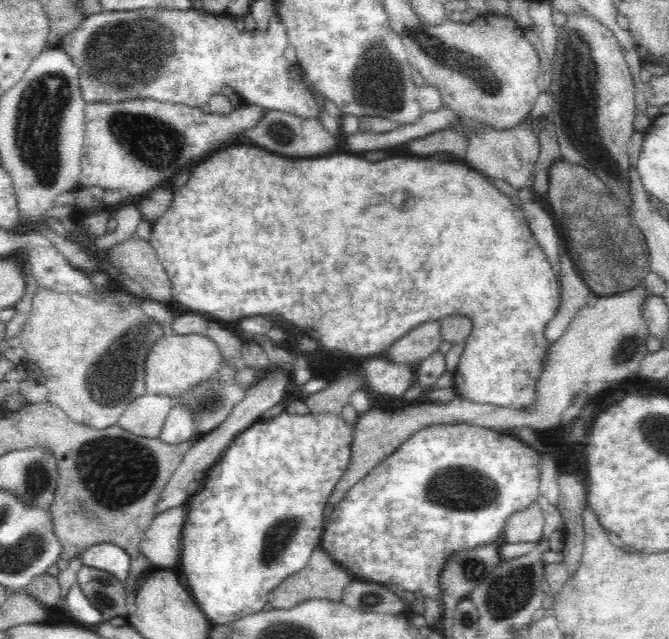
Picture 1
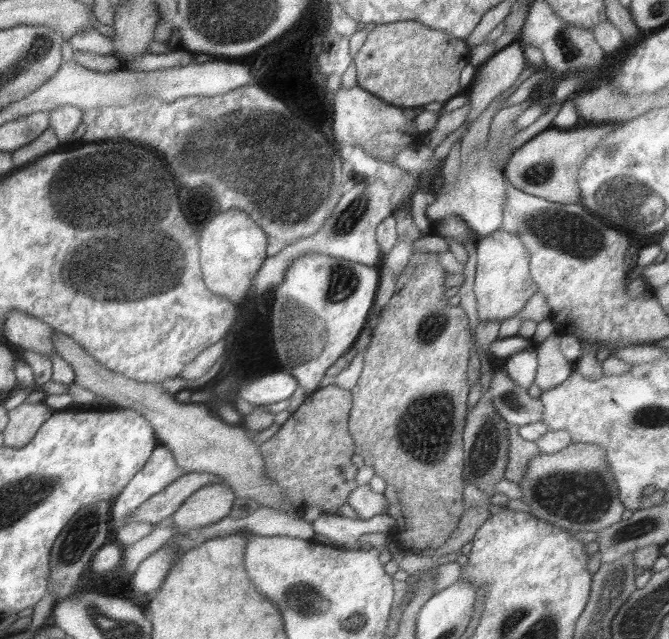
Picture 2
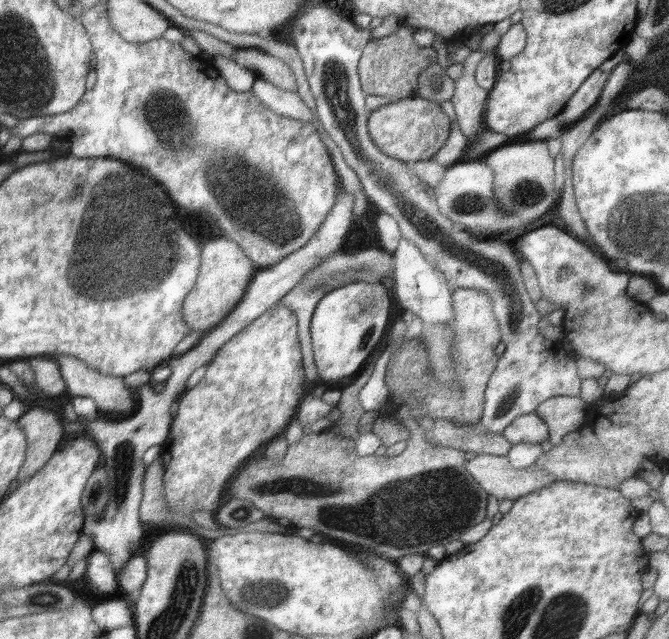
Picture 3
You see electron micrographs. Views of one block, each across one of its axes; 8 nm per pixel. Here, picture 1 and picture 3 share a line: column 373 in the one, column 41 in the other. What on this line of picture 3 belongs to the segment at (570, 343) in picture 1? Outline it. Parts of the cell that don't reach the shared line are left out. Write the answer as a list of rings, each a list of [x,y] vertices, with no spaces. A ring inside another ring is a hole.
[[[36,407],[25,412],[18,420],[20,427],[24,429],[24,436],[26,436],[26,452],[24,464],[20,466],[20,472],[16,476],[19,482],[28,480],[34,472],[38,472],[48,460],[59,450],[58,444],[65,436],[68,428],[62,426],[62,421],[54,412],[49,412],[41,407]]]

